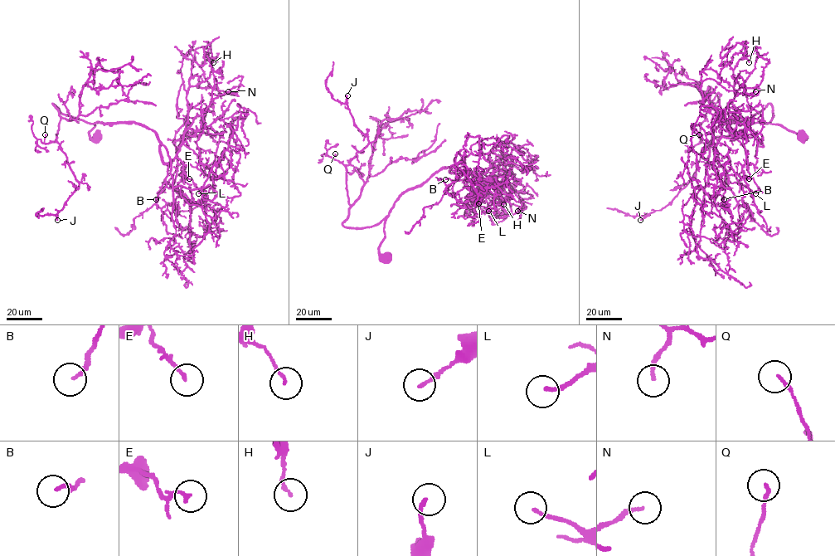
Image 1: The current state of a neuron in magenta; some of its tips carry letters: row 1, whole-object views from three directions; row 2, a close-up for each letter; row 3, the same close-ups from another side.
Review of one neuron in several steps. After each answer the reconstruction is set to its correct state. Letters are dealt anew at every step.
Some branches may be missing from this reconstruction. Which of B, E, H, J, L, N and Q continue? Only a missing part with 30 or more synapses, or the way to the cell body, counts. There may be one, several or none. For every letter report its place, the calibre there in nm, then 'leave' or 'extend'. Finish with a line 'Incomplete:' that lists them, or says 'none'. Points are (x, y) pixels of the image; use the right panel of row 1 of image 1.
B: place (724, 199); calibre 150 nm; extend
E: place (749, 178); calibre 150 nm; leave
H: place (749, 62); calibre 150 nm; leave
J: place (640, 220); calibre 150 nm; leave
L: place (755, 193); calibre 160 nm; extend
N: place (755, 91); calibre 150 nm; leave
Q: place (699, 134); calibre 150 nm; leave
Incomplete: B, L

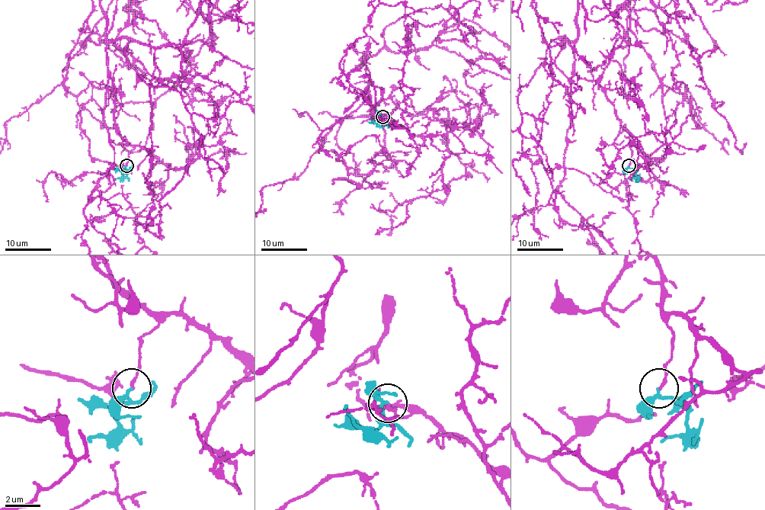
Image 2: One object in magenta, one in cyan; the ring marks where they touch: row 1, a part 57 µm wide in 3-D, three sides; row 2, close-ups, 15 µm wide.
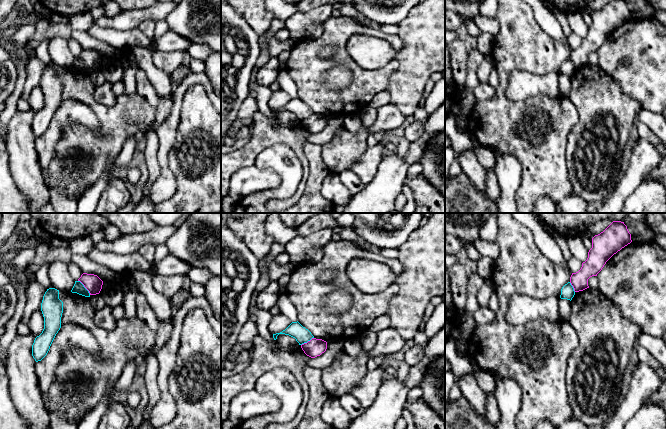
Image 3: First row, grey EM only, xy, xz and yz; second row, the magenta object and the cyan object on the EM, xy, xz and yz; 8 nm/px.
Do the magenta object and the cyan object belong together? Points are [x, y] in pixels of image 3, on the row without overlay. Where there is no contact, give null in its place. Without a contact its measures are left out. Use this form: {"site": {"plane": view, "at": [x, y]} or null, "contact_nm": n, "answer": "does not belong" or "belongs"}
{"site": {"plane": "xy", "at": [84, 62]}, "contact_nm": 160, "answer": "does not belong"}

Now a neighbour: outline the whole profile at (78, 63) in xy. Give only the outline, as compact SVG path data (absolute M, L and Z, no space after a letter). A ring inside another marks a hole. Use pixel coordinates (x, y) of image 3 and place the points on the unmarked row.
M75 57L75 60L71 66L72 69L77 69L79 71L90 73L89 67L84 63L80 57Z

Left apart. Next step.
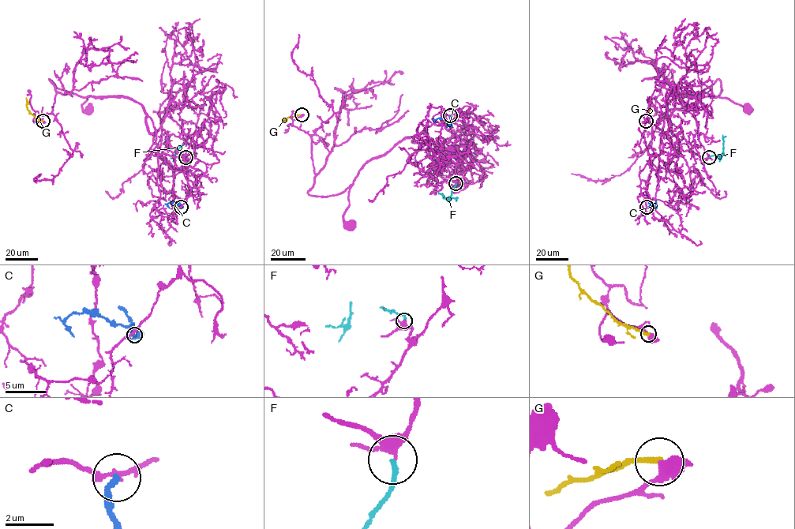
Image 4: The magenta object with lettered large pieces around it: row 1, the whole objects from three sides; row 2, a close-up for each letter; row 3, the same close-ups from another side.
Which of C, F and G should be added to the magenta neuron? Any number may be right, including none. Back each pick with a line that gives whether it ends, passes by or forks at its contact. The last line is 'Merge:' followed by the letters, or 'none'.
F: it ends there
Merge: F

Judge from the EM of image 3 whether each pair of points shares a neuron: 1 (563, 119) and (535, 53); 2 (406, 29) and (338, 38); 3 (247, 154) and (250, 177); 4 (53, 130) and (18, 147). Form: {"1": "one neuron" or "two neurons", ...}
{"1": "one neuron", "2": "two neurons", "3": "two neurons", "4": "two neurons"}

